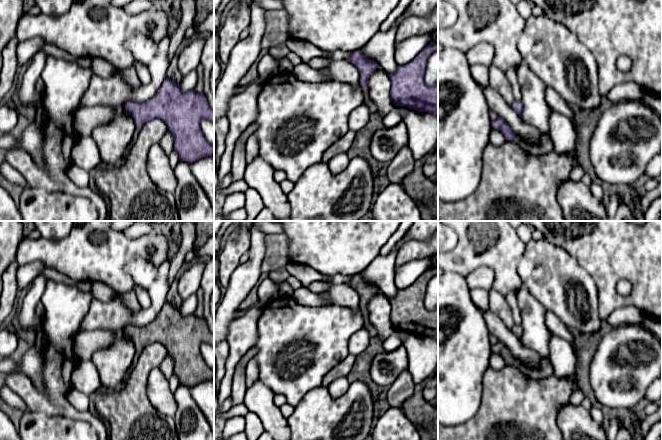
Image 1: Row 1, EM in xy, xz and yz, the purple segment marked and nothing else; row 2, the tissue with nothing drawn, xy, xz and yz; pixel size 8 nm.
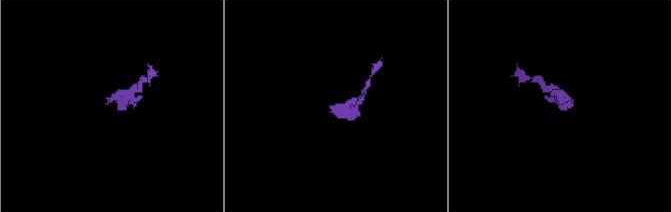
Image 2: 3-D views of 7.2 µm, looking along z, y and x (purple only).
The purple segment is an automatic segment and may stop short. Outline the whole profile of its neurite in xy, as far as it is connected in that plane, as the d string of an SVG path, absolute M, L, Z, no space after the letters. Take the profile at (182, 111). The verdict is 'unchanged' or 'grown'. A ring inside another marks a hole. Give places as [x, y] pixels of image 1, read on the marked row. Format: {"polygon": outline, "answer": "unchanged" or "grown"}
{"polygon": "M166 78L151 99L142 103L126 102L125 108L136 124L133 139L125 150L125 155L144 124L155 118L161 119L173 134L174 150L180 161L192 163L214 155L214 147L207 142L200 127L202 120L214 122L214 109L208 105L203 93L183 91L180 84Z", "answer": "grown"}

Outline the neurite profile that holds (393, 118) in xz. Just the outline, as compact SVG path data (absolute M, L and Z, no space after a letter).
M396 106L390 113L386 114L382 118L383 127L393 127L402 121L402 117L399 112L399 107Z

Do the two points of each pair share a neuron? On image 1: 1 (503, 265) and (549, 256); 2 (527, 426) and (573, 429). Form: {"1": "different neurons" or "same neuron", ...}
{"1": "different neurons", "2": "different neurons"}

